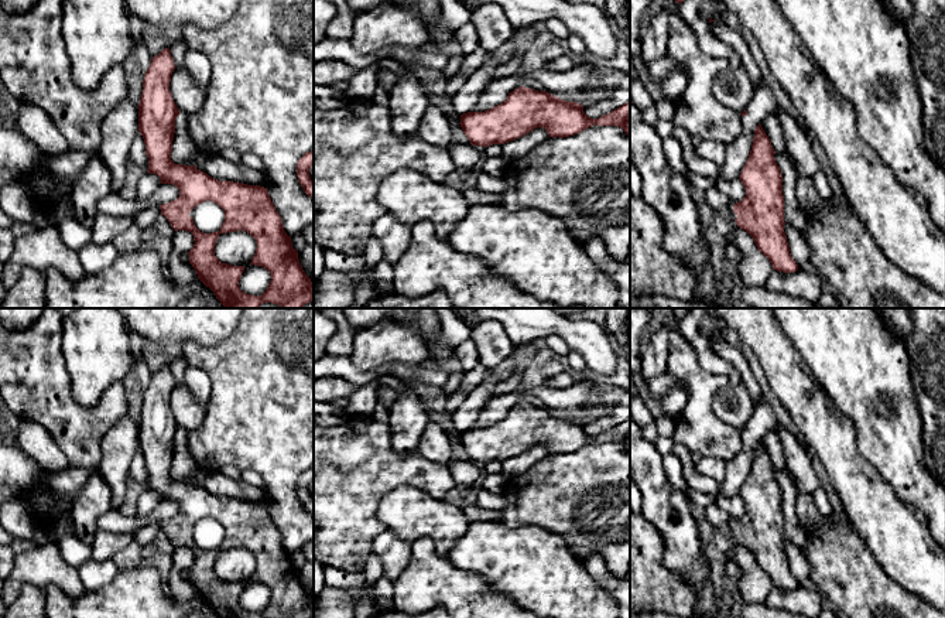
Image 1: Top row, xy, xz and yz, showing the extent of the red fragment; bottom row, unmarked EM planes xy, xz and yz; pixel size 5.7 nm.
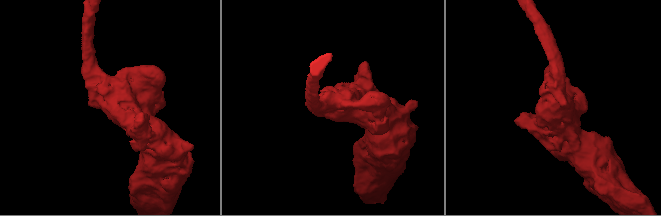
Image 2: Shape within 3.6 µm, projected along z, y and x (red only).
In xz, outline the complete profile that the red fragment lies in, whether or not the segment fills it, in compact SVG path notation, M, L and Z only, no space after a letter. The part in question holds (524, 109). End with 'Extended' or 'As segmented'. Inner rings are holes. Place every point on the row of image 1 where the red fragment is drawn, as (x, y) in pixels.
M520 86L510 92L503 103L489 110L460 115L459 124L475 147L504 144L537 127L545 129L548 137L564 139L595 124L617 126L630 137L630 102L599 119L592 119L576 102L562 100L545 91Z. As segmented

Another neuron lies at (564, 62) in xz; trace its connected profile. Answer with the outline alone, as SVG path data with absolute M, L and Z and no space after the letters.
M564 52L554 58L545 58L544 66L547 71L564 74L564 72L571 71L576 65L578 61L579 59L575 55L569 52Z

